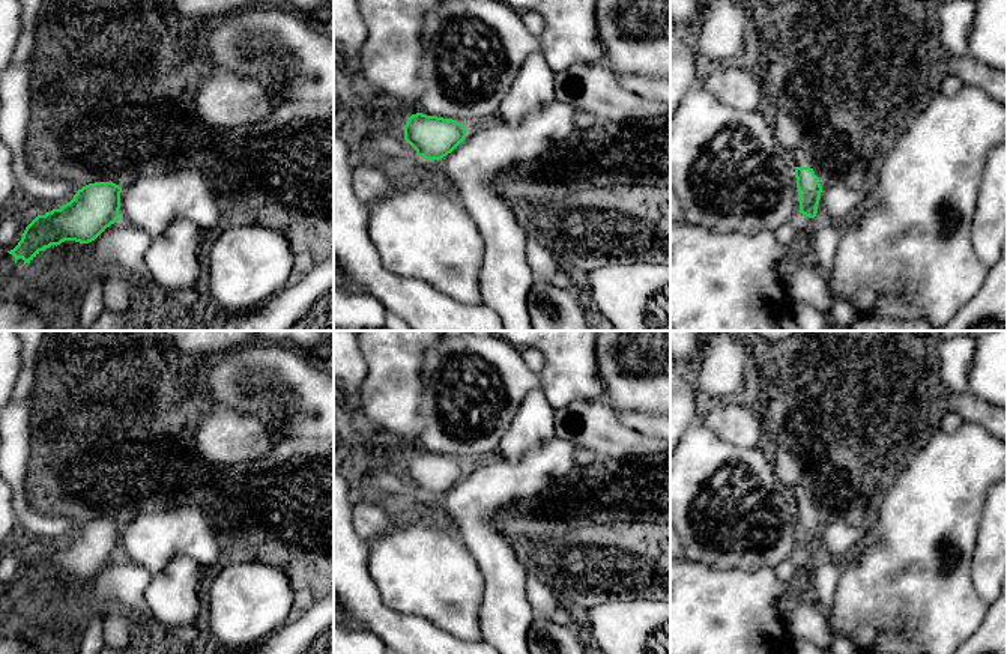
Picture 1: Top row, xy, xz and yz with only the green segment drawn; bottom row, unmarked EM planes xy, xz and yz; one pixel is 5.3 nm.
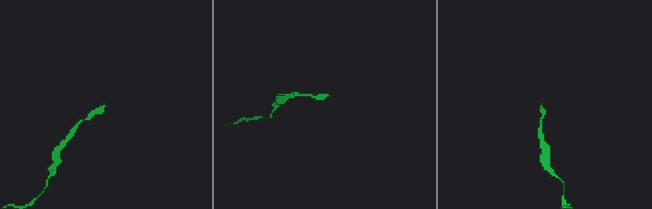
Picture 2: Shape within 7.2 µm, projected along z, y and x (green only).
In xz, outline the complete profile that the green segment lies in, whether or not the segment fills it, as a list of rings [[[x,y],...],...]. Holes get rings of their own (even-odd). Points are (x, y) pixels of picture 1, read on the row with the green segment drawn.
[[[412,114],[404,125],[404,140],[424,159],[442,159],[466,137],[466,126],[452,119]]]

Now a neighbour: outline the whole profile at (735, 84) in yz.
[[[744,62],[711,66],[702,83],[721,104],[739,111],[759,111],[764,101],[758,74]]]

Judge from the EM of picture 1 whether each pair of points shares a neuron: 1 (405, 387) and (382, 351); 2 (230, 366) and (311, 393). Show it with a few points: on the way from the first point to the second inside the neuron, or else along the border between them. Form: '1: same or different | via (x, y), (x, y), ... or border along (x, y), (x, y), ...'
1: same | via (396, 378), (391, 360)
2: same | via (250, 378), (292, 387)

